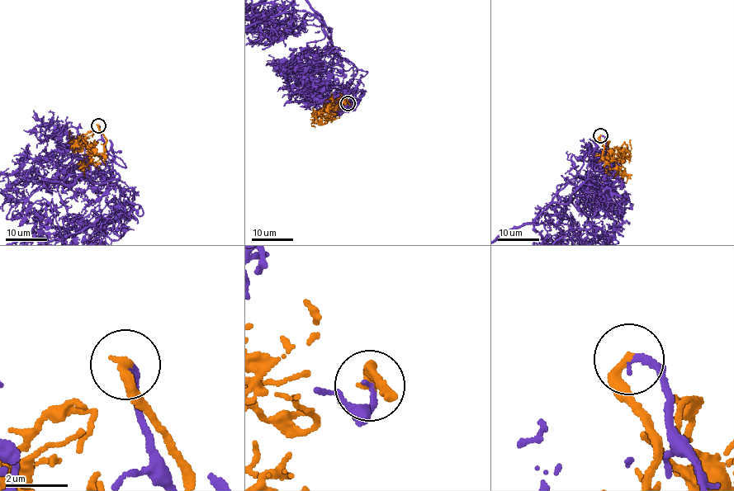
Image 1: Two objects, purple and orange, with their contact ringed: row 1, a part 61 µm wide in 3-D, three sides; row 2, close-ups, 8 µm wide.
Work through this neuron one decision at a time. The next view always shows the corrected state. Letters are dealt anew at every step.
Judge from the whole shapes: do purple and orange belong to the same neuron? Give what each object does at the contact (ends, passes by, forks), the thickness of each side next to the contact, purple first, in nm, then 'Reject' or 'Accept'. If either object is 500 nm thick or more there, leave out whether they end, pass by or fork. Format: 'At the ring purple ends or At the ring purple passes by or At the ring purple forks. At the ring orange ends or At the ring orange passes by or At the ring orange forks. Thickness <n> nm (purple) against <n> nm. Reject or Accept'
At the ring purple ends. At the ring orange ends. Thickness 220 nm (purple) against 320 nm. Accept

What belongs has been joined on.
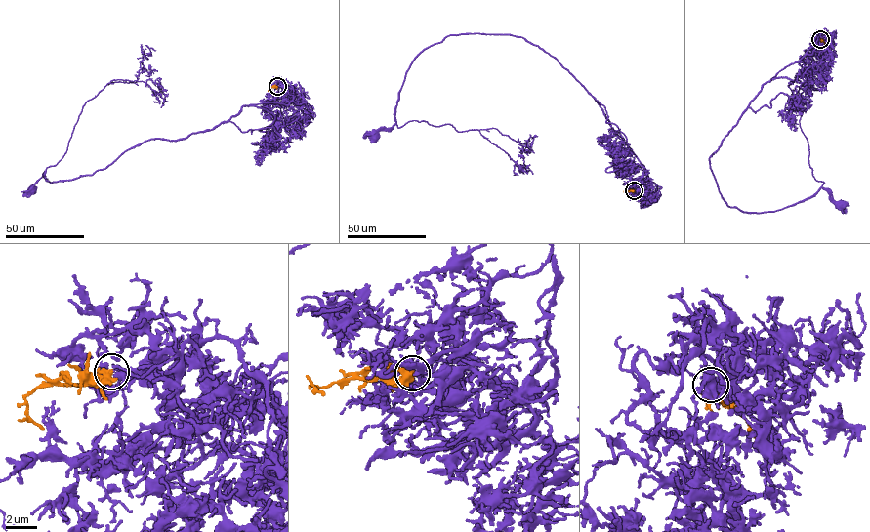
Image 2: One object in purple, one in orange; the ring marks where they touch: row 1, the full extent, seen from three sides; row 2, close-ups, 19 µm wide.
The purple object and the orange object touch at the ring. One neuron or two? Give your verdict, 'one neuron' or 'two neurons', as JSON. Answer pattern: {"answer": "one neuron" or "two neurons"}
{"answer": "one neuron"}

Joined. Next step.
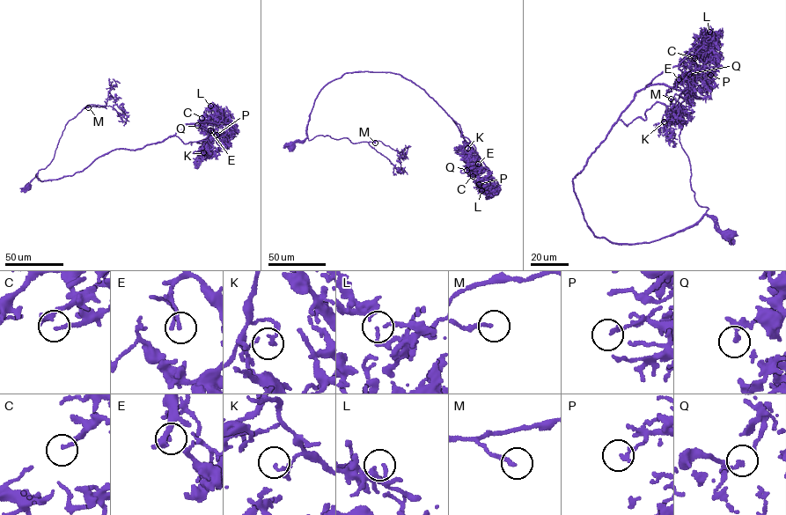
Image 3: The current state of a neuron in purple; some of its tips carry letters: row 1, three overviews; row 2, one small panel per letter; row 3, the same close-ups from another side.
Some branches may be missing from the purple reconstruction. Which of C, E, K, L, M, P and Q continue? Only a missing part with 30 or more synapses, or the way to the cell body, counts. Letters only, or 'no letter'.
M

